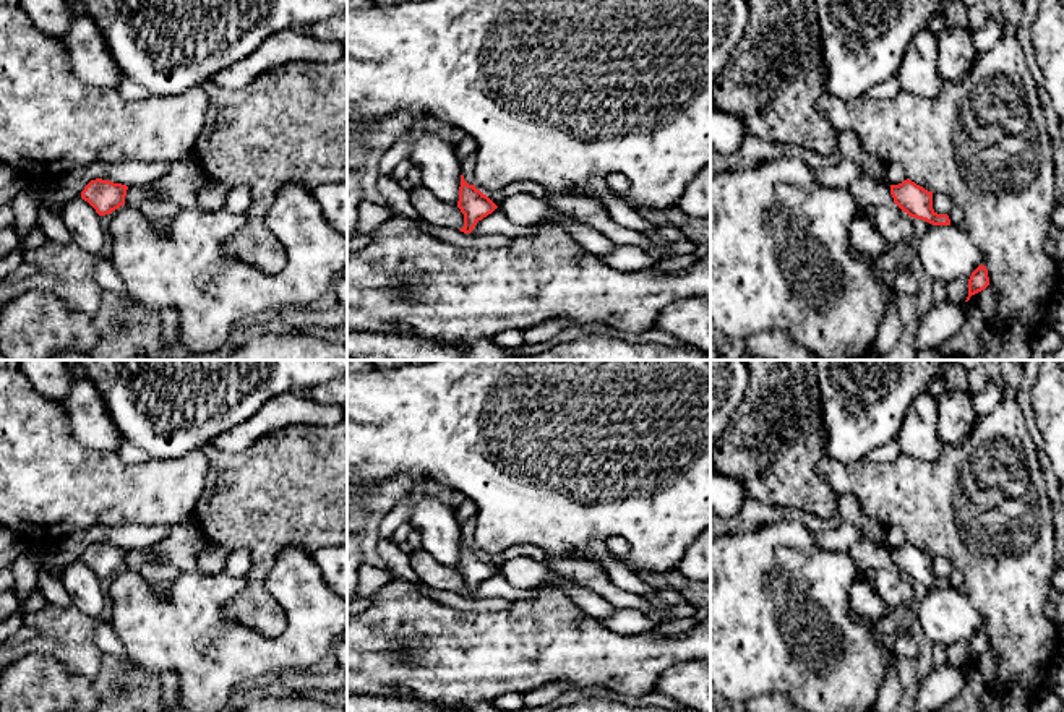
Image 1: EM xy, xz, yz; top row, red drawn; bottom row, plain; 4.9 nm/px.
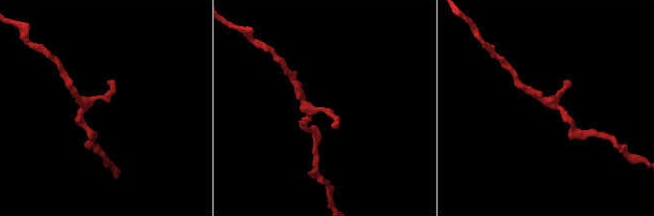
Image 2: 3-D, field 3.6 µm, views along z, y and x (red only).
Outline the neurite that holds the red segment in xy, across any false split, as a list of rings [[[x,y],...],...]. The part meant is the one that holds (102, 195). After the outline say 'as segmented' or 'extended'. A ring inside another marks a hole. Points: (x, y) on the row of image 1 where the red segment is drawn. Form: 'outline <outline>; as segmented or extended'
outline [[[96,178],[84,187],[81,198],[88,201],[99,216],[105,216],[125,204],[127,190],[127,185]]]; as segmented

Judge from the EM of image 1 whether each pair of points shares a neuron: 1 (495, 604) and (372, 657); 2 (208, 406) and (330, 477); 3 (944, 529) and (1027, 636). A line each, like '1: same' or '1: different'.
1: different
2: different
3: same

